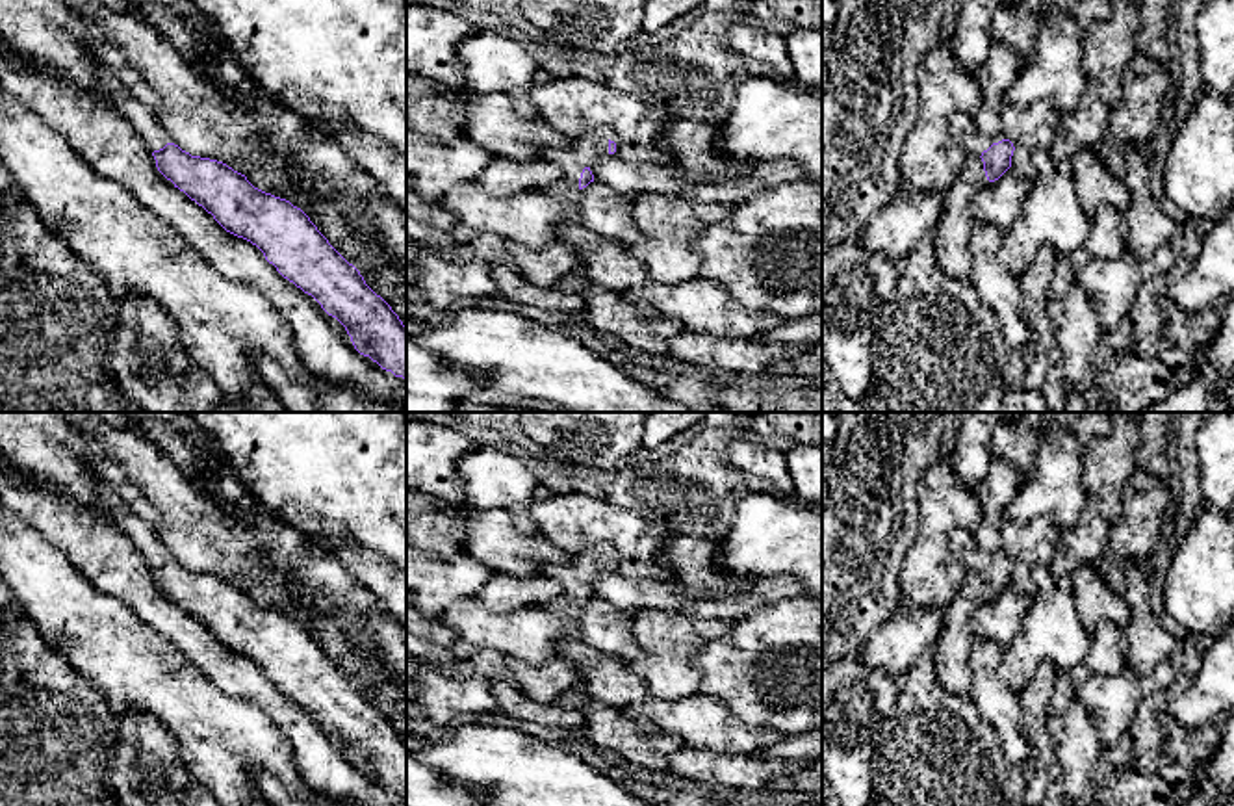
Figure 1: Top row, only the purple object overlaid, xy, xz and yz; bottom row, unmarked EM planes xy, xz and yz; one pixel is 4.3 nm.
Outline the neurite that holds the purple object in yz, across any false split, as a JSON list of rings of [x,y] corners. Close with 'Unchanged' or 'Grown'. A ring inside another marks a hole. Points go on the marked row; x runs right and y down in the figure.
[[[952,113],[950,130],[967,154],[974,154],[983,162],[989,182],[998,180],[1011,167],[1015,147],[1004,132],[993,137],[983,136],[974,126],[972,117],[965,113]]]. Grown

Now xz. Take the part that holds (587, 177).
[[[588,132],[581,137],[572,139],[572,143],[564,149],[549,150],[546,158],[562,169],[566,184],[575,189],[583,189],[594,182],[590,165],[598,158],[614,152],[614,141],[607,139],[599,132]]]. Grown

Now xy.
[[[104,72],[102,82],[113,98],[115,110],[147,143],[158,171],[171,180],[174,188],[212,214],[226,232],[256,245],[284,279],[312,295],[328,316],[345,327],[360,355],[369,357],[395,377],[406,379],[406,327],[392,306],[366,284],[360,271],[328,243],[301,208],[254,188],[245,175],[223,162],[191,156],[182,150],[173,143],[154,111],[132,95],[113,72]]]. Grown

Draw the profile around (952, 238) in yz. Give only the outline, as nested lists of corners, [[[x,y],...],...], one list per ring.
[[[967,154],[961,173],[943,195],[943,215],[935,230],[935,251],[943,273],[952,279],[969,279],[972,269],[969,247],[976,219],[970,204],[974,195],[987,184],[982,158]]]

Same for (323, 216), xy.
[[[256,156],[252,160],[251,171],[245,175],[247,180],[275,197],[289,201],[293,206],[301,208],[317,230],[328,240],[328,243],[356,269],[360,269],[367,258],[364,243],[356,240],[345,221],[338,215],[330,202],[310,202],[306,197],[299,195],[275,169],[267,165],[265,156]]]

